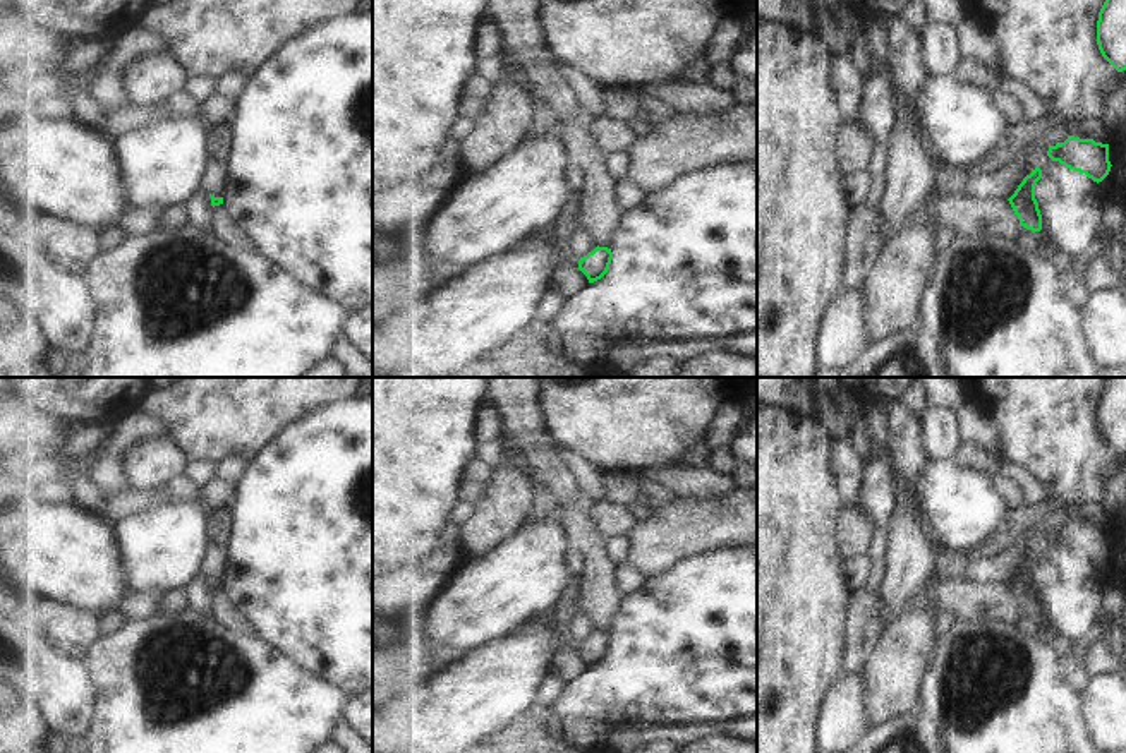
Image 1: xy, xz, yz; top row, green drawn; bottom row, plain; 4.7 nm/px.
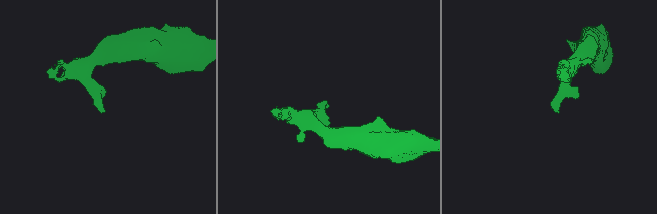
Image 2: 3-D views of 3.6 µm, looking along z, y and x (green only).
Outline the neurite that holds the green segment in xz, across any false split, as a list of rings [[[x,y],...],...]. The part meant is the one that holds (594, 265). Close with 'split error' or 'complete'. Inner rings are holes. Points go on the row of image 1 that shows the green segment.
[[[597,245],[592,252],[580,257],[578,269],[587,276],[589,283],[594,283],[608,273],[611,259],[611,249]]]; complete

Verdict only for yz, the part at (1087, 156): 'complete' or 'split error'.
complete

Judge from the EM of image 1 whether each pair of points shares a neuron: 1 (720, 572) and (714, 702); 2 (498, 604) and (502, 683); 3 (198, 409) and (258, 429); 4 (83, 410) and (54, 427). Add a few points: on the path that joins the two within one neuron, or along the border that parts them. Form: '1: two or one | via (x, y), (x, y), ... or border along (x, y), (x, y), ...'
1: one | via (720, 604), (723, 632), (714, 640), (714, 669)
2: two | border along (536, 620), (531, 620), (510, 635), (462, 654)
3: one | via (213, 409), (237, 409), (242, 414)
4: two | border along (28, 405), (38, 403), (47, 412), (69, 422)

